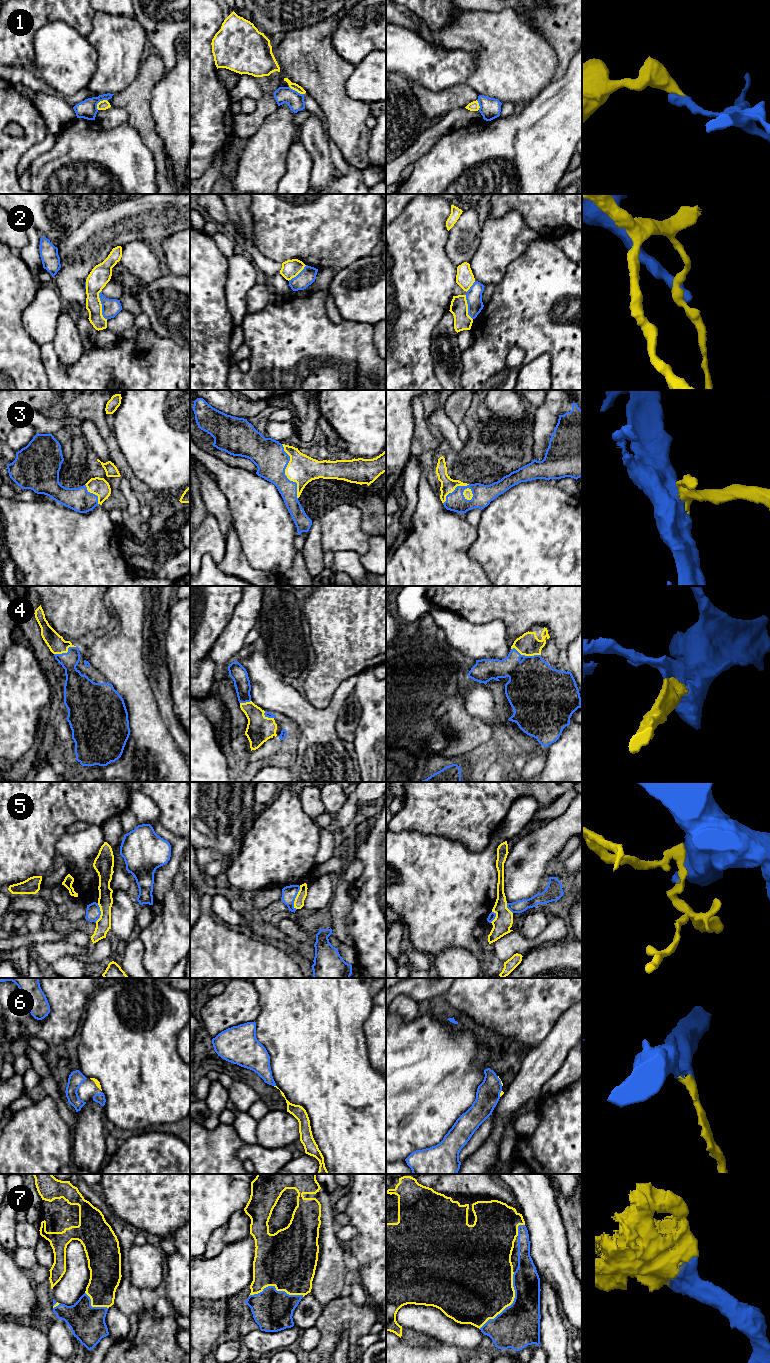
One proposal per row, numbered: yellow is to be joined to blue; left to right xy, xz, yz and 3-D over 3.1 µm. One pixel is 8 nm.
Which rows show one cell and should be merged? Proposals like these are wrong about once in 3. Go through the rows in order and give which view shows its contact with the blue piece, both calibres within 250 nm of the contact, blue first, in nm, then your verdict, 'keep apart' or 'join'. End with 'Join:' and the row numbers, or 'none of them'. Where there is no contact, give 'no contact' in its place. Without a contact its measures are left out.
1: contact in xy; calibres 160 and 80 nm; keep apart
2: contact in xy; calibres 140 and 160 nm; keep apart
3: contact in yz; calibres 160 and 120 nm; join
4: contact in yz; calibres 420 and 180 nm; join
5: contact in xz; calibres 120 and 80 nm; keep apart
6: contact in yz; calibres 190 and 20 nm; join
7: contact in yz; calibres 360 and 460 nm; join
Join: 3, 4, 6, 7

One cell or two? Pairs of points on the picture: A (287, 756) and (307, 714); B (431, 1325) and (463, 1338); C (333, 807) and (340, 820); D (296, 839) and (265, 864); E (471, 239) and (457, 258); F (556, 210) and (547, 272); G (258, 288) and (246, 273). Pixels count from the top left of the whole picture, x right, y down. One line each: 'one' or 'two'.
A: two
B: one
C: two
D: one
E: one
F: two
G: two

